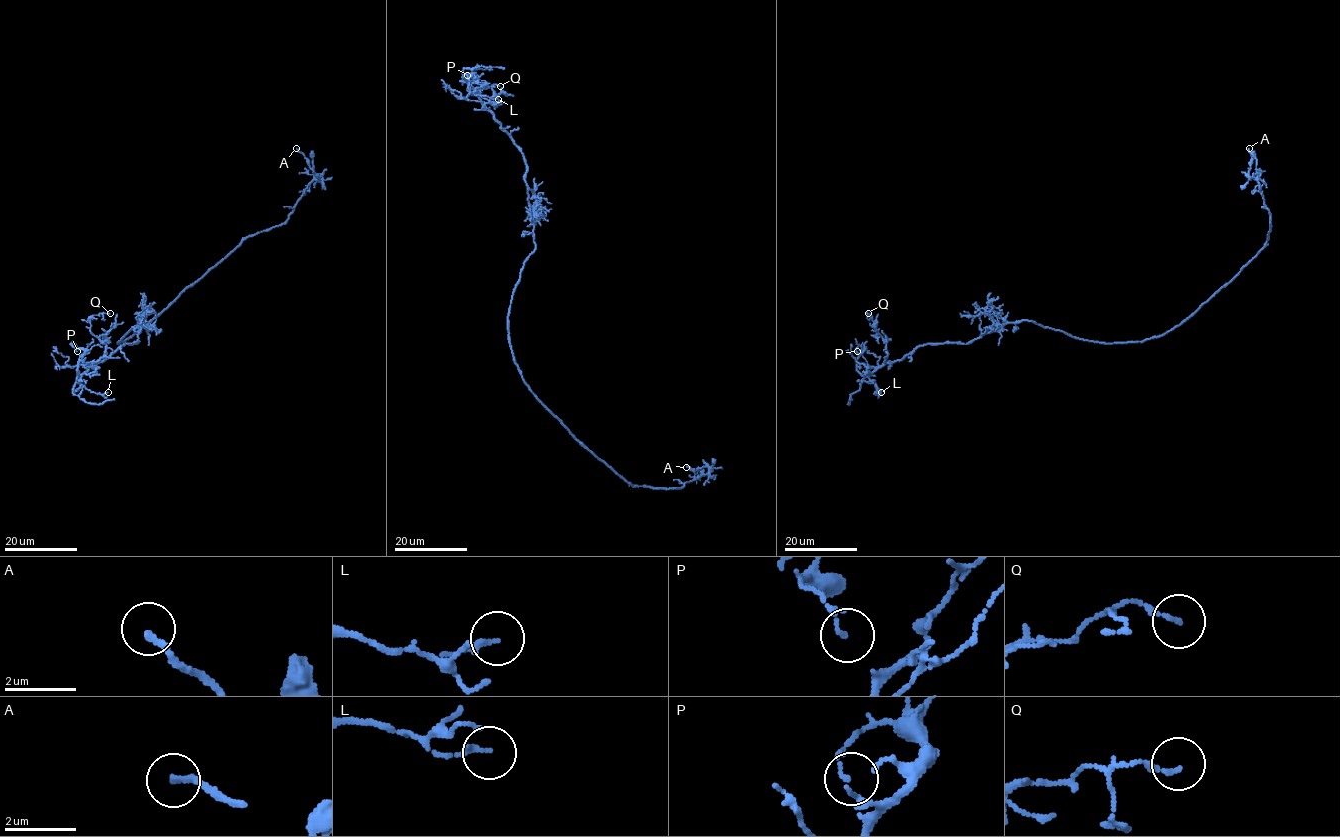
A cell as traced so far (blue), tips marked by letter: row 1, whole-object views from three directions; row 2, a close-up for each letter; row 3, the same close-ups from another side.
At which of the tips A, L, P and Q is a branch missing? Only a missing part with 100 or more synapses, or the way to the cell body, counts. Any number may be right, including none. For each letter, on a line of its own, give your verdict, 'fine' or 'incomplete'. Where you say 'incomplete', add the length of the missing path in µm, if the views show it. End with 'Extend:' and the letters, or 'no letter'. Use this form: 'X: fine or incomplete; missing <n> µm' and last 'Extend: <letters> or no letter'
A: fine
L: fine
P: fine
Q: fine
Extend: no letter

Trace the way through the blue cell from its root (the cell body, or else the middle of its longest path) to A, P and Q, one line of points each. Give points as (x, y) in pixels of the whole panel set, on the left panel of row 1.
A: (120, 342), (156, 317), (244, 239), (281, 225), (288, 218), (308, 185), (318, 178), (309, 161), (296, 148)
P: (120, 342), (145, 320), (136, 344), (121, 345), (79, 376), (79, 358), (84, 351), (72, 346), (77, 351)
Q: (120, 342), (145, 320), (136, 344), (121, 345), (95, 362), (106, 345), (90, 331), (90, 318), (110, 313)

